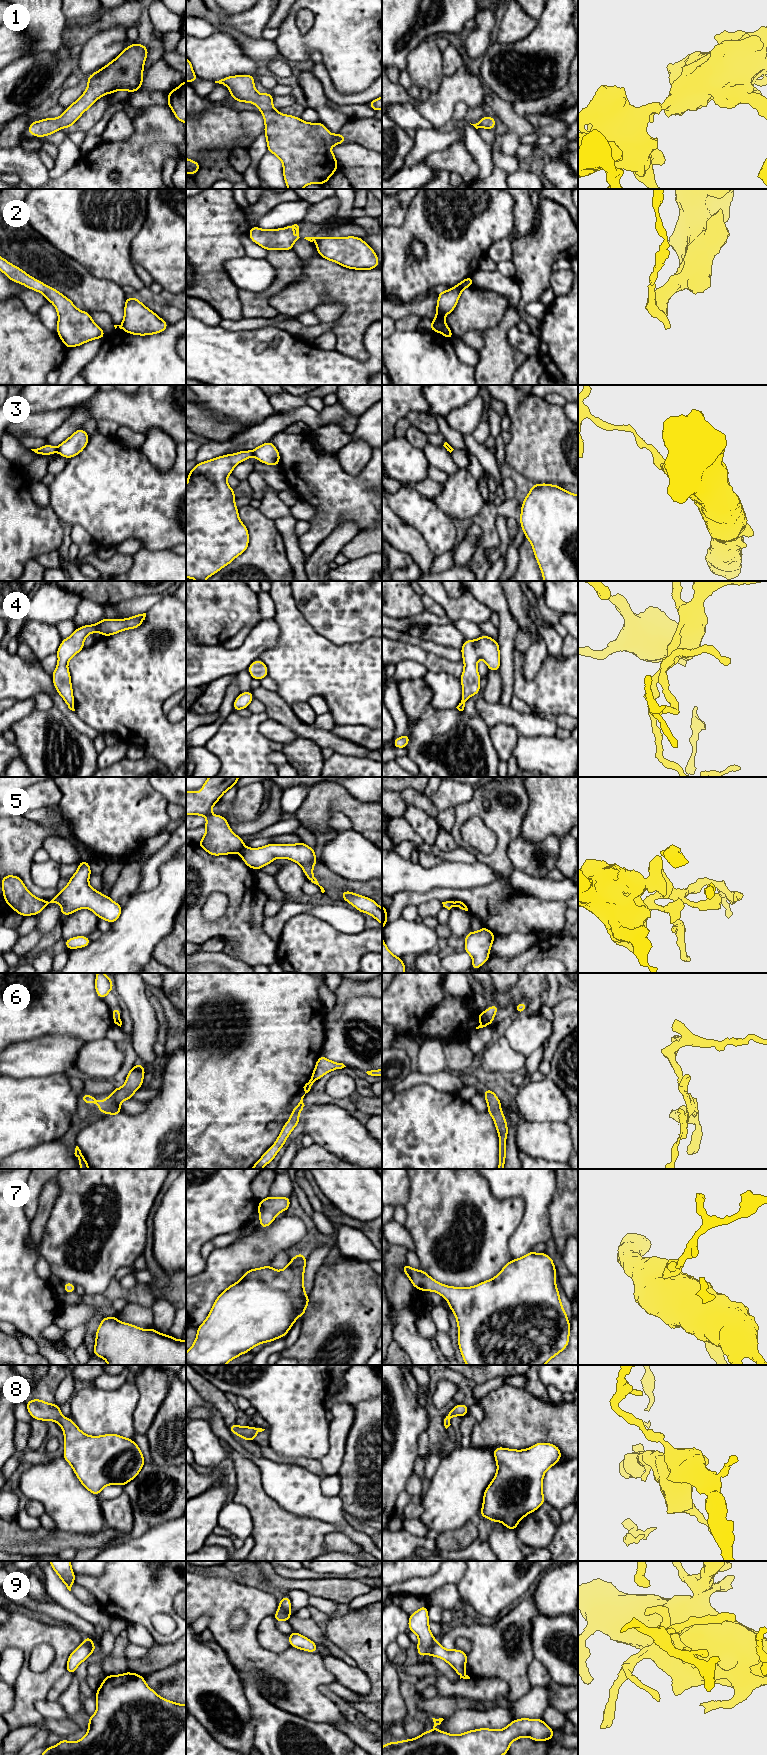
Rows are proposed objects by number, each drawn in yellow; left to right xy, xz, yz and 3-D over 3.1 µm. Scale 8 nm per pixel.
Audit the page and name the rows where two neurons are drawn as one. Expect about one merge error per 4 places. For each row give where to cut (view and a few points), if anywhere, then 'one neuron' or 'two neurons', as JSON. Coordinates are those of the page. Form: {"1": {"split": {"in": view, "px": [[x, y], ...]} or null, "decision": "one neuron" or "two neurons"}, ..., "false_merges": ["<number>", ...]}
{"1": {"split": null, "decision": "one neuron"}, "2": {"split": {"in": "xz", "px": [[322, 238], [317, 242]]}, "decision": "two neurons"}, "3": {"split": {"in": "xz", "px": [[251, 451], [253, 455]]}, "decision": "two neurons"}, "4": {"split": null, "decision": "one neuron"}, "5": {"split": {"in": "xz", "px": [[244, 847], [239, 851]]}, "decision": "two neurons"}, "6": {"split": {"in": "yz", "px": [[485, 1012], [489, 1023]]}, "decision": "two neurons"}, "7": {"split": null, "decision": "one neuron"}, "8": {"split": null, "decision": "one neuron"}, "9": {"split": {"in": "yz", "px": [[436, 1641], [428, 1652]]}, "decision": "two neurons"}, "false_merges": ["2", "3", "5", "6", "9"]}

